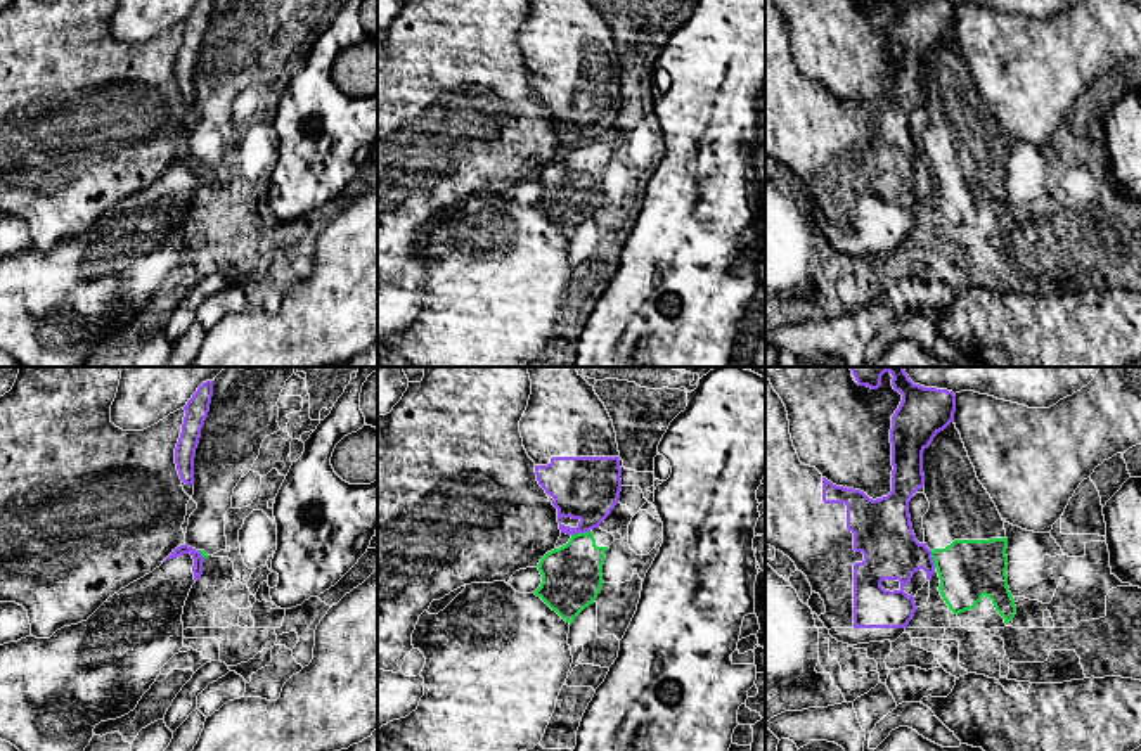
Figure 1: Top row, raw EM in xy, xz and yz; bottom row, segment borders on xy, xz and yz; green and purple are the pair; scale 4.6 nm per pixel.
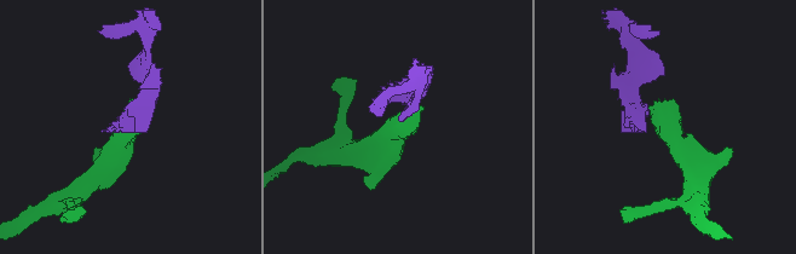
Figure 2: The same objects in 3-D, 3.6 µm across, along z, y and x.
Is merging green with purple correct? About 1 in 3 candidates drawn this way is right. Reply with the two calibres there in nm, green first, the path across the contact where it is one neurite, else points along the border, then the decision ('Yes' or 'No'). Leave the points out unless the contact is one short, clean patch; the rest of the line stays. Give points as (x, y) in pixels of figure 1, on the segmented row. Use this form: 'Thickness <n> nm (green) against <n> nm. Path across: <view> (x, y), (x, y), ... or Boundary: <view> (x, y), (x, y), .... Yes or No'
Thickness 280 nm (green) against 300 nm. Boundary: xz (589, 530), (572, 535). No

